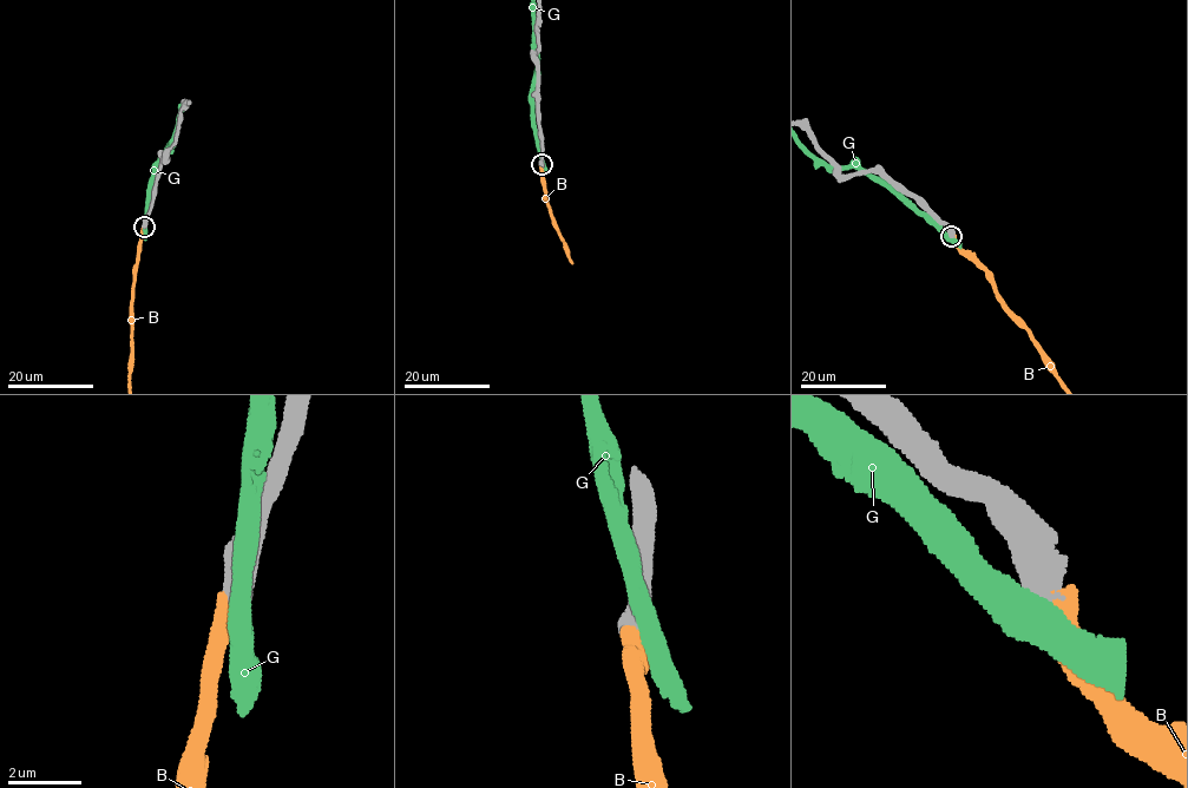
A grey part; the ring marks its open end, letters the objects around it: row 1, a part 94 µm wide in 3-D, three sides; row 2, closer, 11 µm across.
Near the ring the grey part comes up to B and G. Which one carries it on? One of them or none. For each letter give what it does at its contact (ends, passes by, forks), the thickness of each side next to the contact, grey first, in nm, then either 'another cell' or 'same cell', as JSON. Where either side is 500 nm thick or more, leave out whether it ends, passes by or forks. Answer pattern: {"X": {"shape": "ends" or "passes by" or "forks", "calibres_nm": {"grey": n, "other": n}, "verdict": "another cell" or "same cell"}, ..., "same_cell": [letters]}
{"B": {"calibres_nm": {"grey": 700, "other": 650}, "verdict": "same cell"}, "G": {"calibres_nm": {"grey": 700, "other": 700}, "verdict": "another cell"}, "same_cell": ["B"]}

